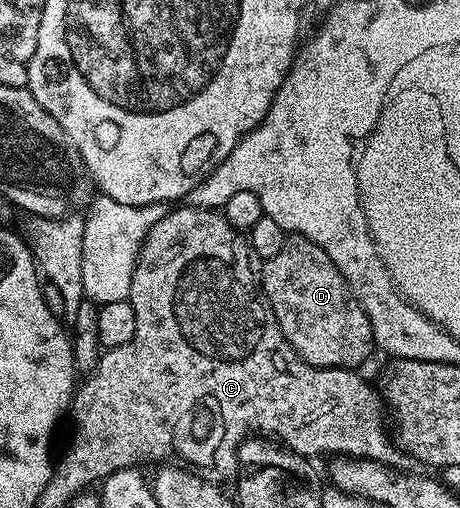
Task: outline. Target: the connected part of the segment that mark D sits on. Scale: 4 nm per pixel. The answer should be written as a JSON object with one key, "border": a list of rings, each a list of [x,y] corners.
{"border":[[[286,238],[283,249],[279,249],[275,257],[264,260],[260,273],[265,300],[271,305],[275,321],[279,321],[279,329],[283,329],[283,337],[287,337],[298,359],[307,361],[312,367],[357,369],[369,354],[374,354],[367,313],[363,313],[335,261],[331,261],[315,241]]]}

